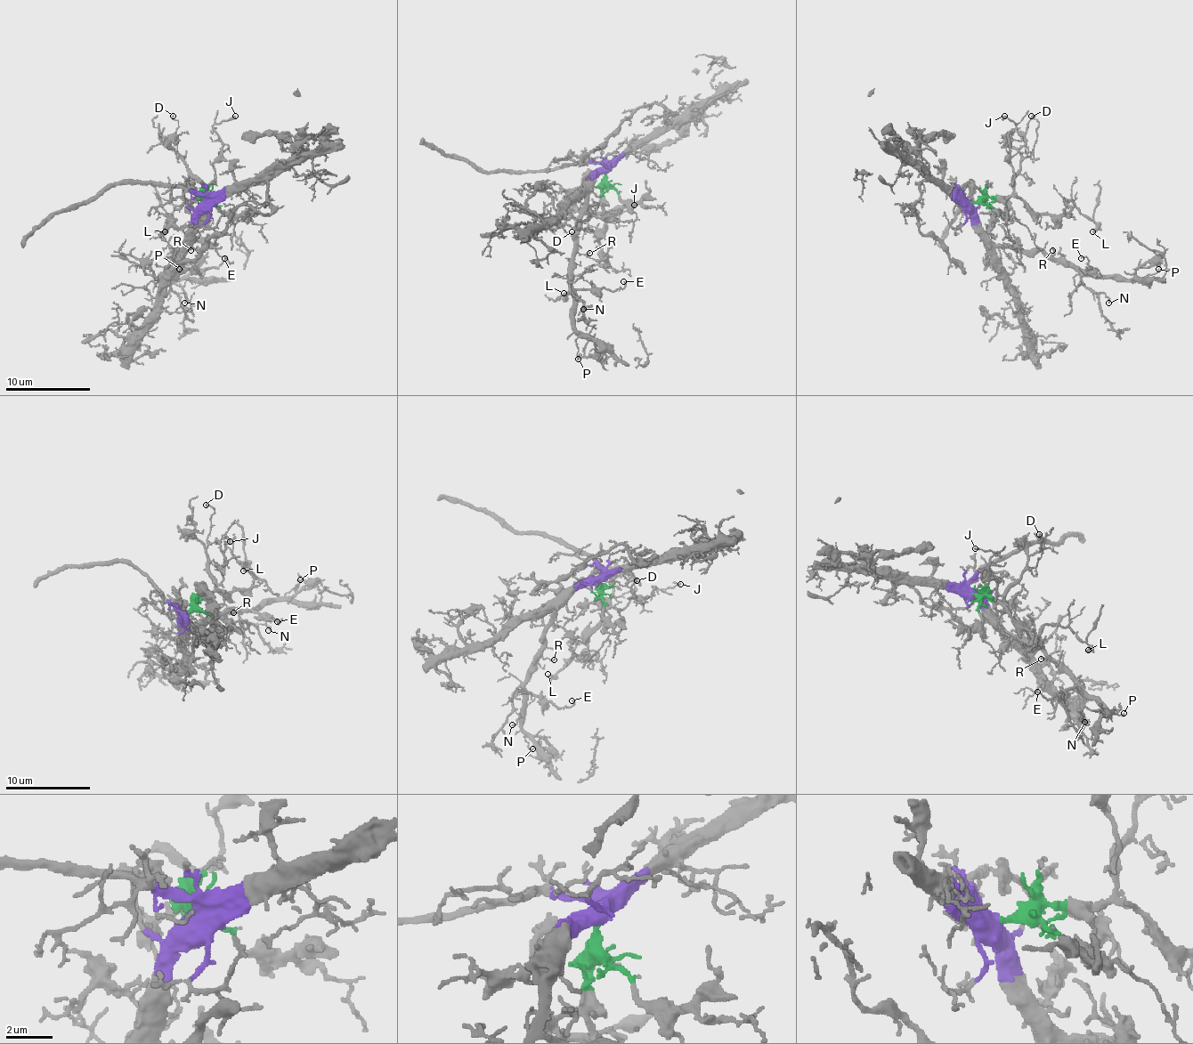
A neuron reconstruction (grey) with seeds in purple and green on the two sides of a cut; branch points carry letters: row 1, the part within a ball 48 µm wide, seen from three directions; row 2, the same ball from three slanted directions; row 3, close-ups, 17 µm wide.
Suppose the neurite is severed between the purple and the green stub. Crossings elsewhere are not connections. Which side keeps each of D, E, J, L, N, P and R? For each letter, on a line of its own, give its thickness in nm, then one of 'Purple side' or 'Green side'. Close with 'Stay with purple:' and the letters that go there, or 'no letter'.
D: Thickness 110 nm. Green side
E: Thickness 130 nm. Purple side
J: Thickness 160 nm. Green side
L: Thickness 360 nm. Green side
N: Thickness 130 nm. Purple side
P: Thickness 80 nm. Purple side
R: Thickness 140 nm. Purple side
Stay with purple: E, N, P, R

